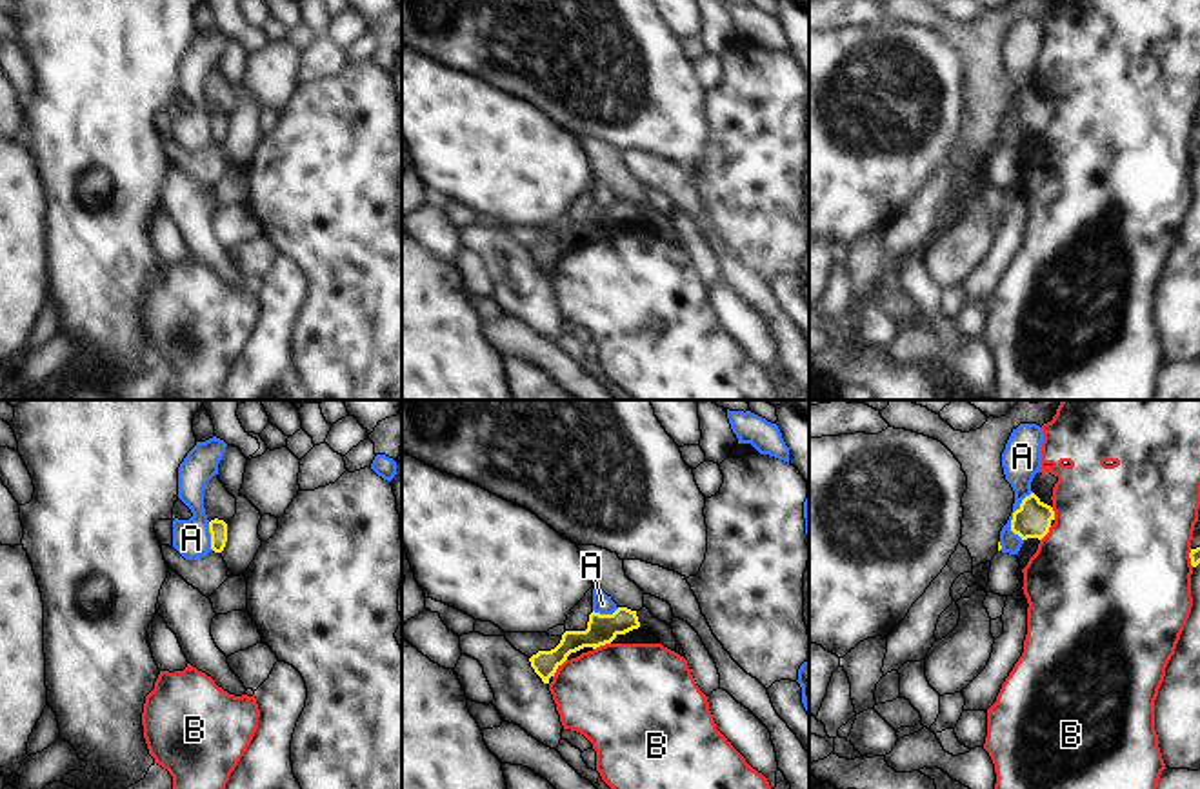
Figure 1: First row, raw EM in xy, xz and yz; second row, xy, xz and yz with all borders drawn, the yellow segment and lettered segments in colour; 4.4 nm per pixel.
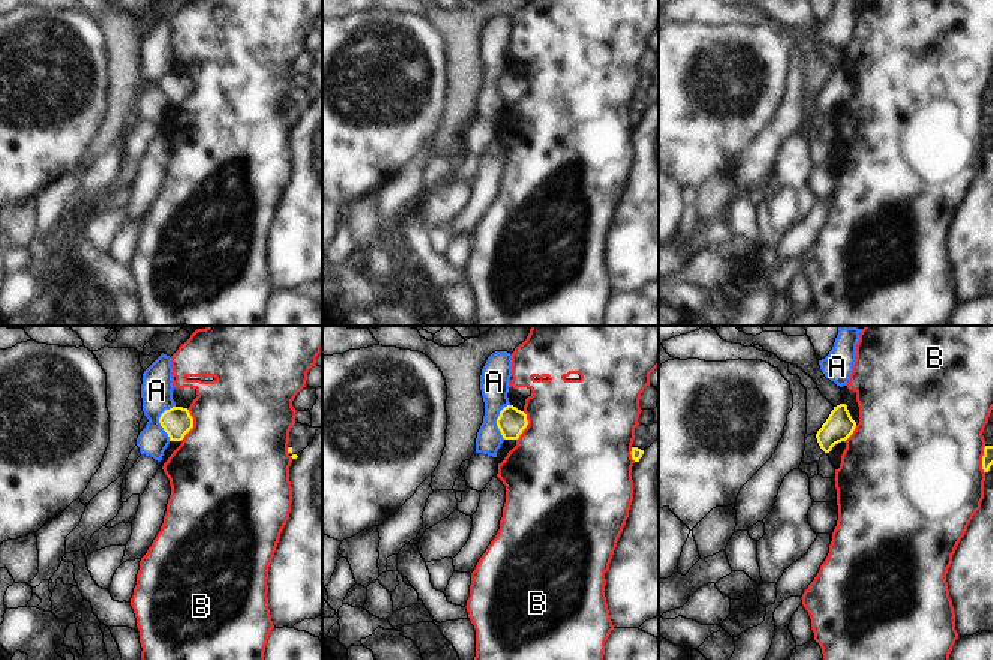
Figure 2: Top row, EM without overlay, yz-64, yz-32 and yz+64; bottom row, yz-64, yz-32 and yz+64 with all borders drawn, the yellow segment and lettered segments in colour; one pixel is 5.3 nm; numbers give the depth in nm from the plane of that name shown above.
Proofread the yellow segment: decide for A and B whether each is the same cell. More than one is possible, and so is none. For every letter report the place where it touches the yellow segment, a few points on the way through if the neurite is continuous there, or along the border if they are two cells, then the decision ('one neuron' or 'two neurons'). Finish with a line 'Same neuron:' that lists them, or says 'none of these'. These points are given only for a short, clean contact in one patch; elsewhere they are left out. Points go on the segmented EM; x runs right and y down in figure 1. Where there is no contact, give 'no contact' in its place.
A: yz (1013, 517) | along yz (1031, 491), (1011, 520), (1011, 529), (1022, 540) | two neurons
B: xz (557, 668) | two neurons
Same neuron: none of these

